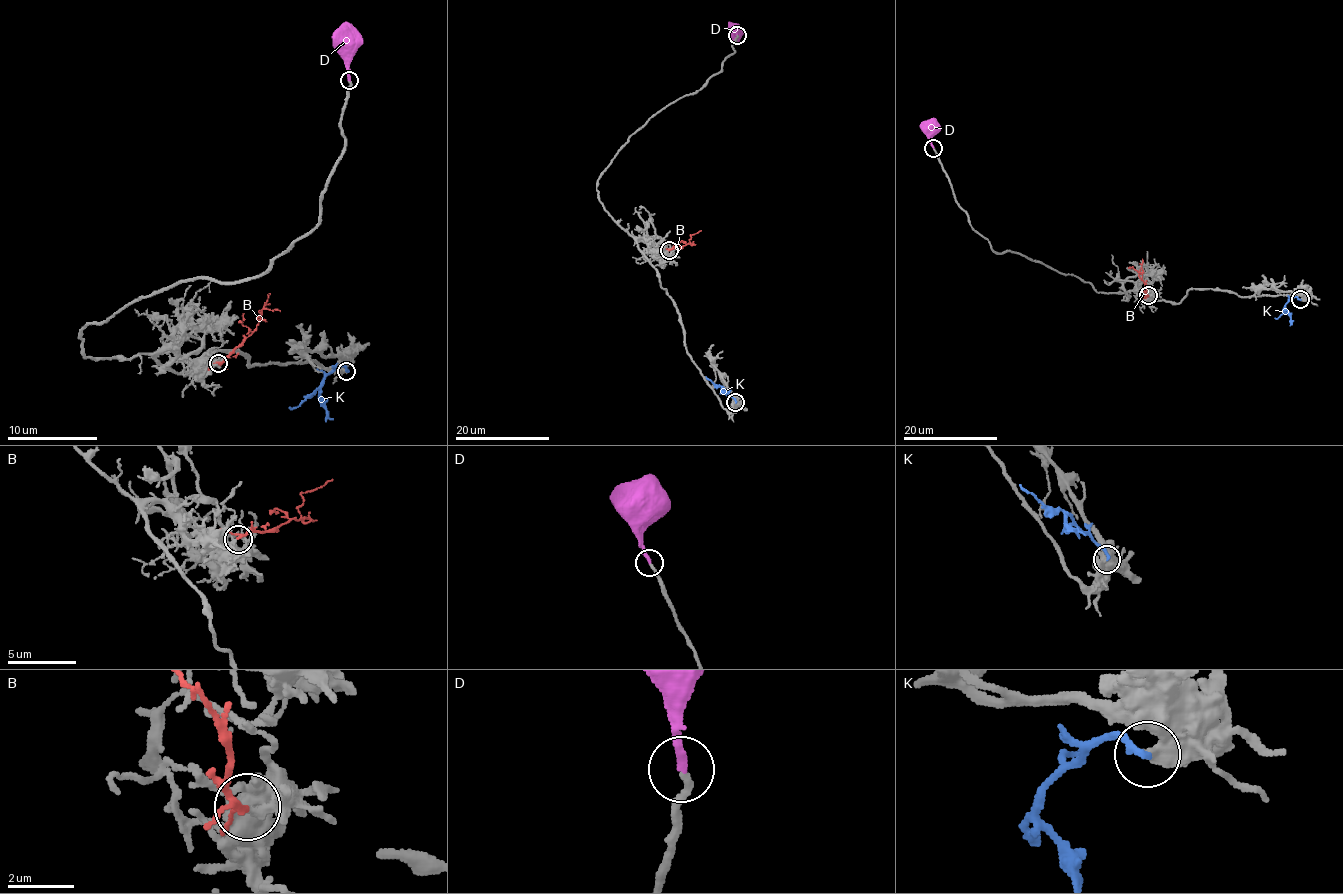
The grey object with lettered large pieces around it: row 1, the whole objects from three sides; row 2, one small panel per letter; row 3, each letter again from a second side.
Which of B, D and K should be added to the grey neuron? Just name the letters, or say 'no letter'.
D

